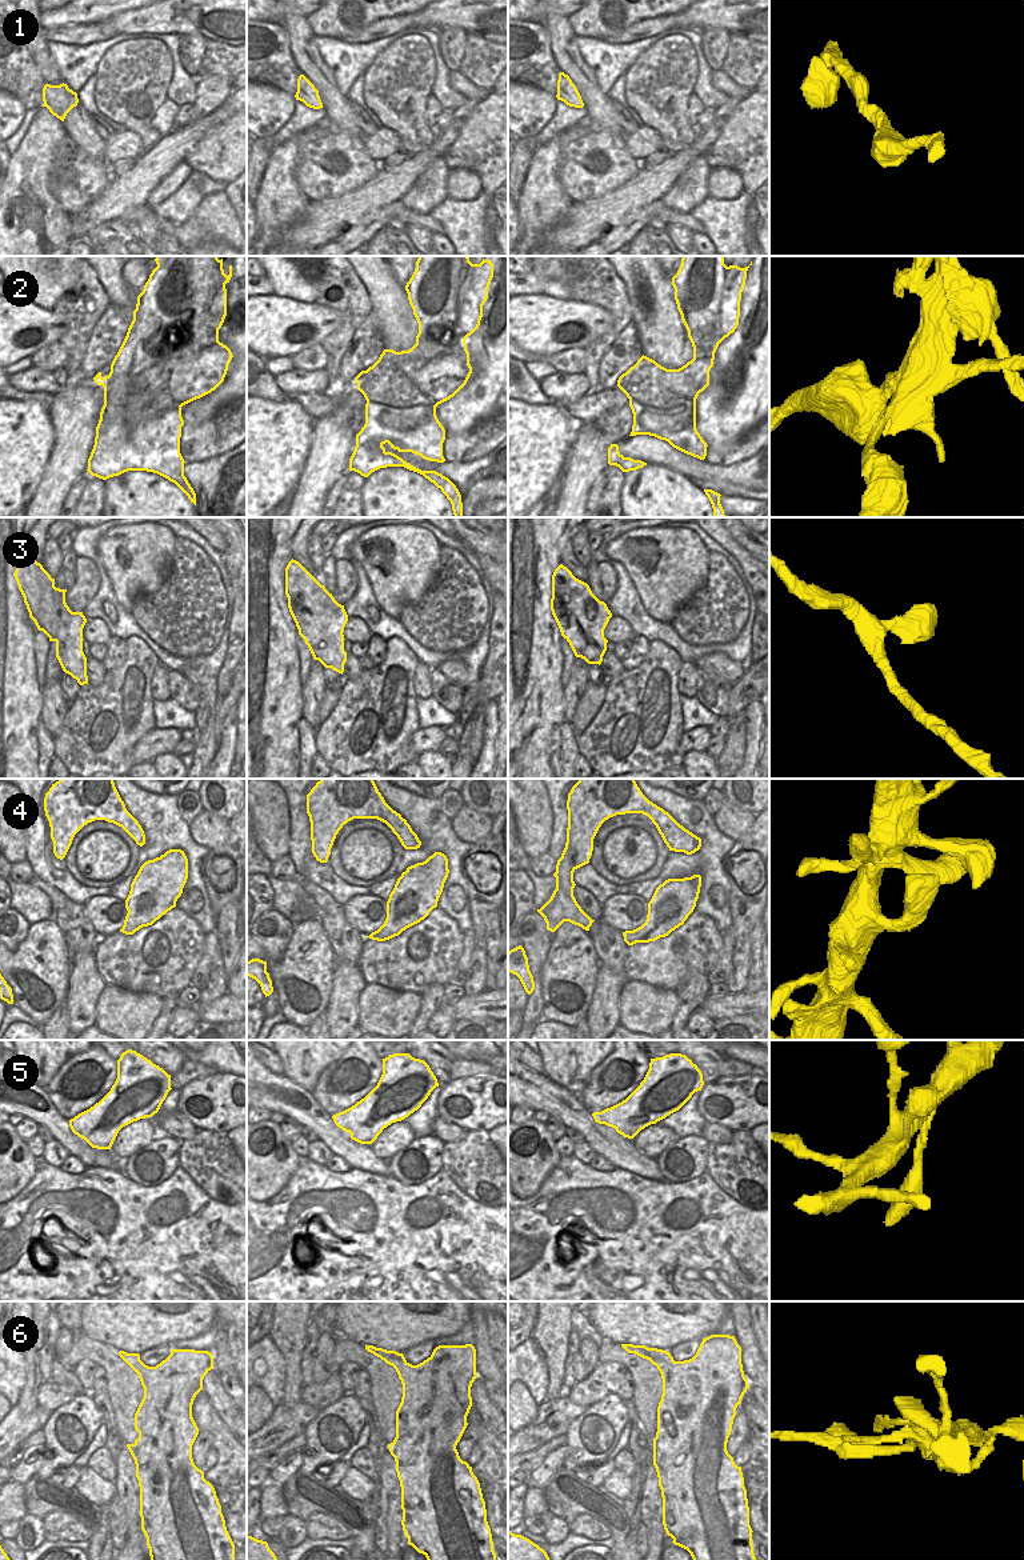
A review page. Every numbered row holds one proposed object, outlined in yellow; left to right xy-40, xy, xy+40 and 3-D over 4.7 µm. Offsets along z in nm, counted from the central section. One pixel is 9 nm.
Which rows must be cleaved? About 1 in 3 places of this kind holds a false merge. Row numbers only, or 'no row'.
2, 6

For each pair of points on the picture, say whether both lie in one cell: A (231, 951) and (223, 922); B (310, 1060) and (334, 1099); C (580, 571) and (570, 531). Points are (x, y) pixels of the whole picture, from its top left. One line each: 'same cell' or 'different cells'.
A: same cell
B: different cells
C: same cell

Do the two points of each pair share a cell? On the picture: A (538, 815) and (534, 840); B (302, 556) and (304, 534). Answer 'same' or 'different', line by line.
A: same
B: same

